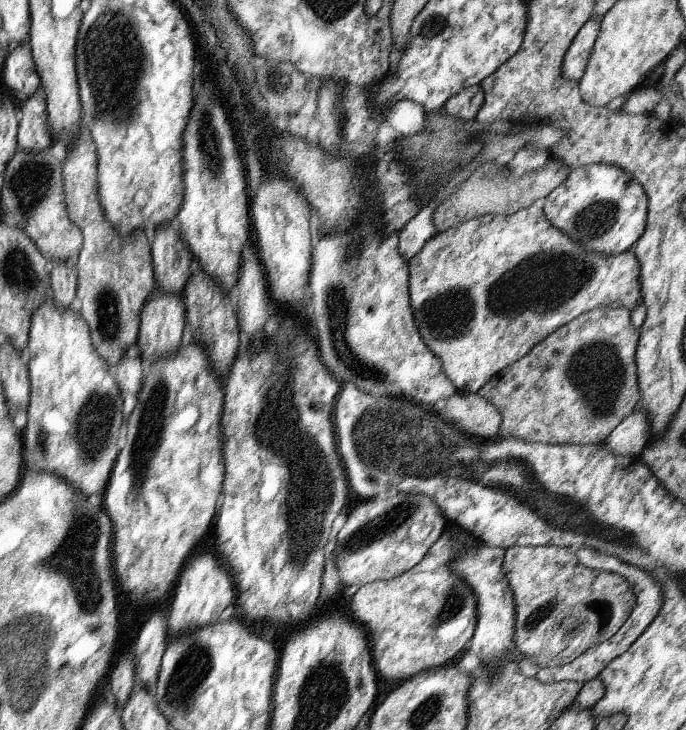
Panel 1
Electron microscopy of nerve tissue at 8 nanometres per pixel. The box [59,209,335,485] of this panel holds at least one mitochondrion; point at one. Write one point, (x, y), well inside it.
(95, 417)

